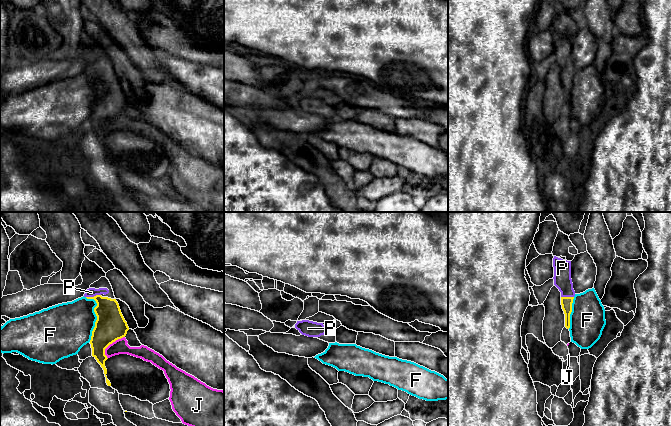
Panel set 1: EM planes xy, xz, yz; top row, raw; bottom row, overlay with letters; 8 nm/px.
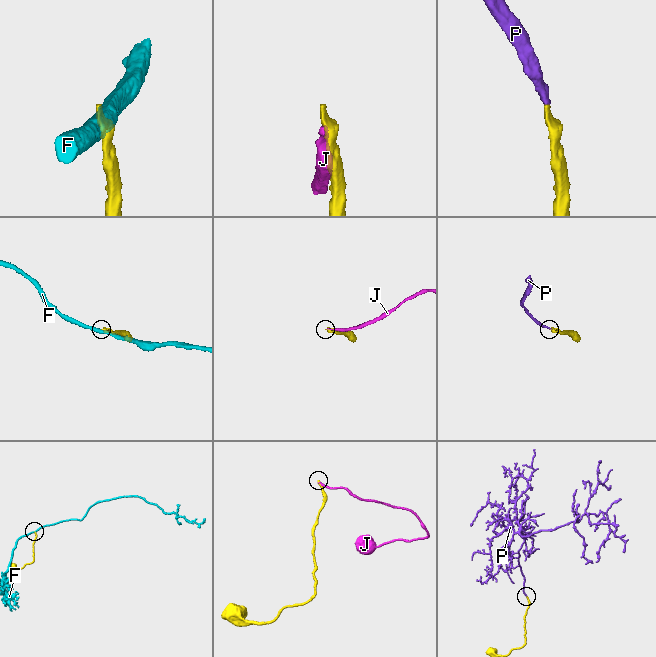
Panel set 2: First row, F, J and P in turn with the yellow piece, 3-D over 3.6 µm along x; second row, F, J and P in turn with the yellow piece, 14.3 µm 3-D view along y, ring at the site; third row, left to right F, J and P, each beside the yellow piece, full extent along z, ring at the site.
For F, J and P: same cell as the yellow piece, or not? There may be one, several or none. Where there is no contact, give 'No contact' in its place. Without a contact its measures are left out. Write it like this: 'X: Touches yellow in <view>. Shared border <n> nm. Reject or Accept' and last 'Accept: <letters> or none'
F: Touches yellow in xy. Shared border 360 nm. Reject
J: Touches yellow in xy. Shared border 240 nm. Reject
P: Touches yellow in xy. Shared border 120 nm. Accept
Accept: P

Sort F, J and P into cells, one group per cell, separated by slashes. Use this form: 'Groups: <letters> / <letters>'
Groups: F / J / P

